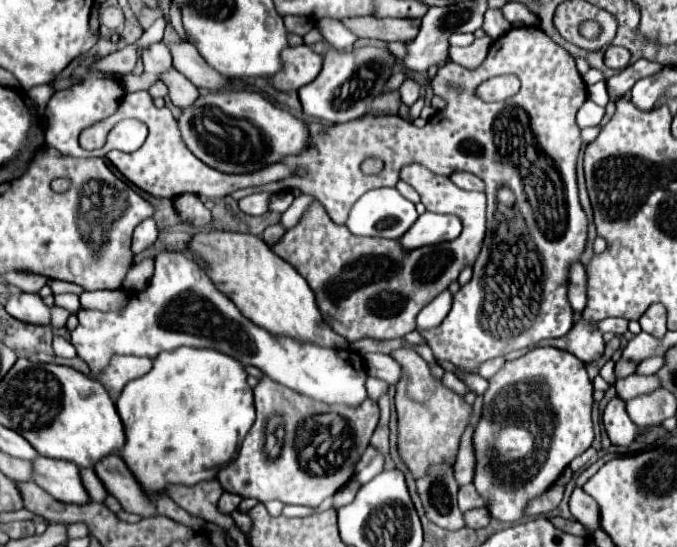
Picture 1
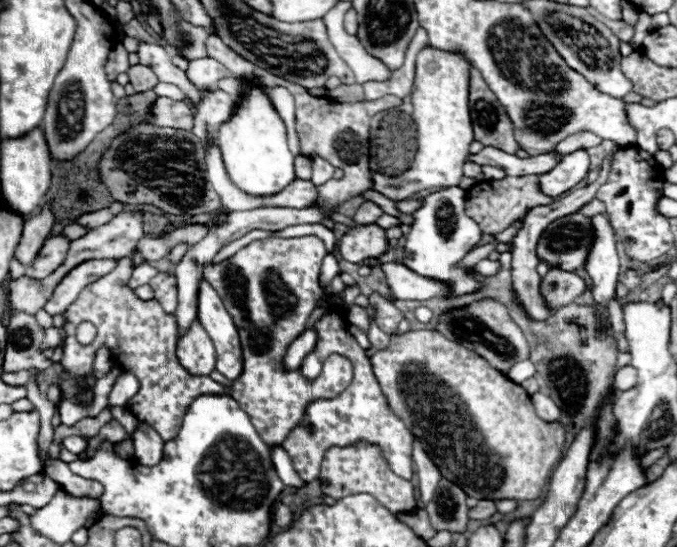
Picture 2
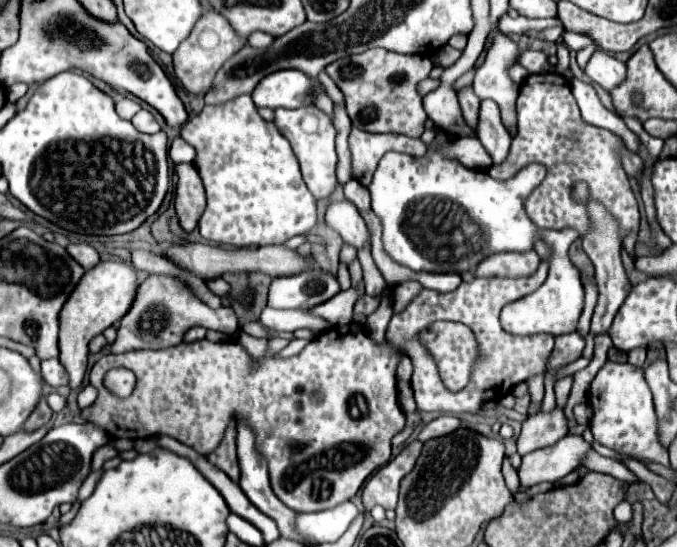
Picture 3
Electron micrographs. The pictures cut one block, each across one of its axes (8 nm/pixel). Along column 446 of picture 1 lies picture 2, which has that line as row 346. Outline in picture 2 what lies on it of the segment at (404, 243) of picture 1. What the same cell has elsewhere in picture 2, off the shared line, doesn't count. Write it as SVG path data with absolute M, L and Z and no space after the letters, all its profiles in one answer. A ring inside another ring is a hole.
M202 280L198 290L198 320L208 332L216 348L216 370L228 380L234 380L242 372L242 348L238 330L226 312L216 290Z

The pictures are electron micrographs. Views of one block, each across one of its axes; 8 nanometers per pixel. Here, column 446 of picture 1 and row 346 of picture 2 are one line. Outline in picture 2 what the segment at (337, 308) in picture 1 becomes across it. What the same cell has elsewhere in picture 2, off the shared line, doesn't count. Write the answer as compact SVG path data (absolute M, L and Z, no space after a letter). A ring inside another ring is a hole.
M300 236L300 238L266 238L266 240L254 240L252 244L238 250L234 256L226 258L220 264L208 264L204 268L204 278L212 284L212 288L222 298L226 310L234 318L234 324L240 328L242 338L242 374L232 384L232 398L240 404L240 408L250 416L252 424L256 426L260 438L268 444L282 444L284 438L292 428L296 428L302 422L306 404L316 398L334 398L340 392L346 390L346 386L352 380L352 364L344 356L330 355L322 368L322 372L312 384L308 384L300 370L296 372L284 372L282 360L286 356L286 350L292 340L298 338L298 334L304 330L304 324L308 316L312 314L318 298L322 296L322 288L318 282L320 266L326 256L324 242L316 236ZM197 318L188 334L184 336L184 340L178 342L176 356L178 356L180 364L186 370L190 370L194 376L210 374L214 370L214 364L216 364L214 346Z

